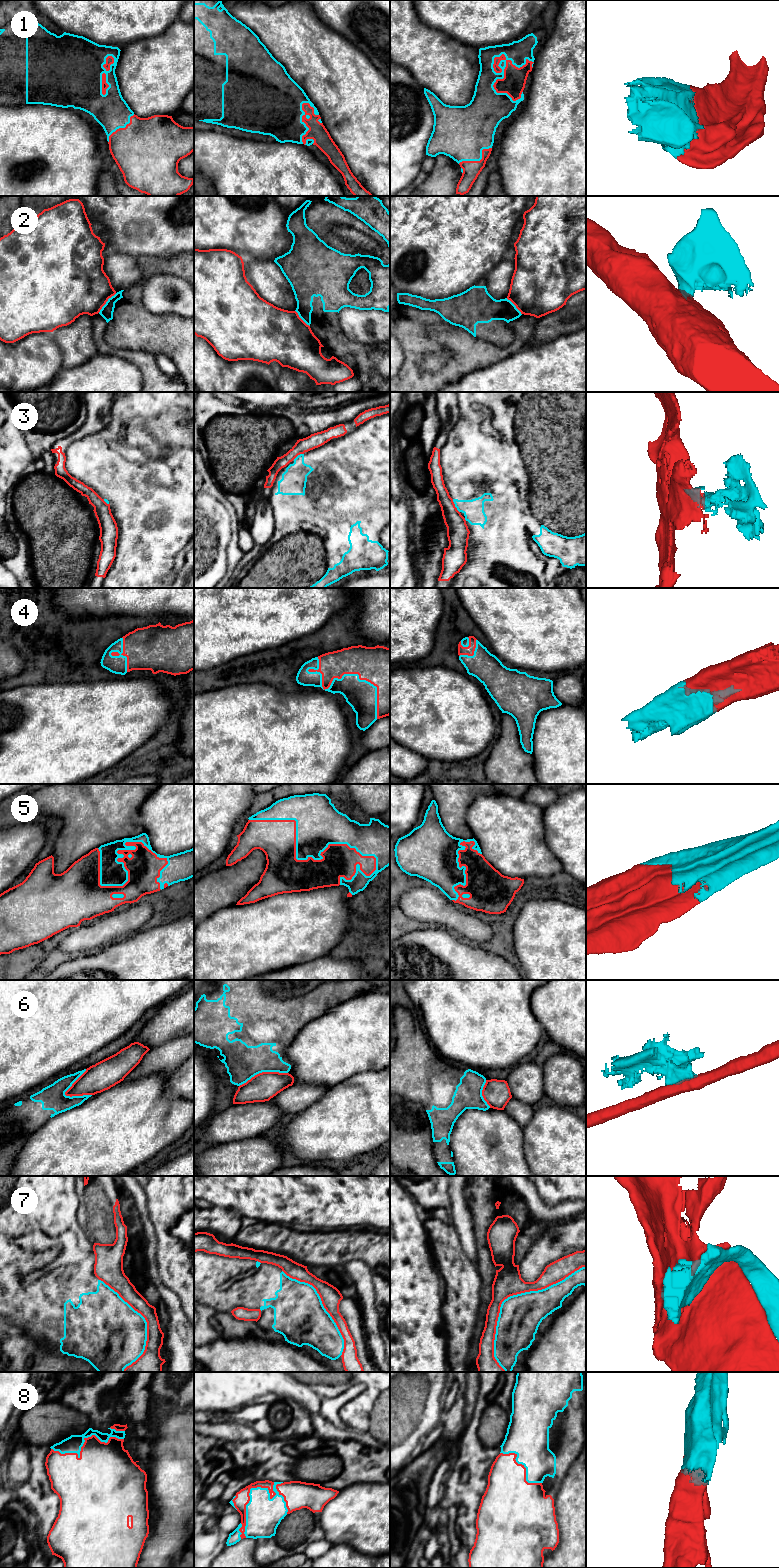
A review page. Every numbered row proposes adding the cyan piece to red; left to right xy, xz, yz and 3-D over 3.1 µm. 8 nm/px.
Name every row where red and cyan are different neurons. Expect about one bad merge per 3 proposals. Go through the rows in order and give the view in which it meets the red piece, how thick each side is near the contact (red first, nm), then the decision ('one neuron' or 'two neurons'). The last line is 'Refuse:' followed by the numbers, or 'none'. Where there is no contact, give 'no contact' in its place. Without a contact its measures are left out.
1: meets red in yz; 190 nm thick on the red side, 300 nm on the other; one neuron
2: meets red in xy; 460 nm thick on the red side, 100 nm on the other; two neurons
3: meets red in yz; 180 nm thick on the red side, 170 nm on the other; two neurons
4: meets red in xz; 320 nm thick on the red side, 240 nm on the other; one neuron
5: meets red in xz; 300 nm thick on the red side, 300 nm on the other; one neuron
6: meets red in xy; 220 nm thick on the red side, 200 nm on the other; two neurons
7: meets red in yz; 220 nm thick on the red side, 340 nm on the other; two neurons
8: meets red in xz; 120 nm thick on the red side, 280 nm on the other; one neuron
Refuse: 2, 3, 6, 7

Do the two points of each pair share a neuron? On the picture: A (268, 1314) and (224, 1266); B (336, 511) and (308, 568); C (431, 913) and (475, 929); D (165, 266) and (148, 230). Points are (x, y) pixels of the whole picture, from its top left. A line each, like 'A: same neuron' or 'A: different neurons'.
A: same neuron
B: same neuron
C: same neuron
D: different neurons

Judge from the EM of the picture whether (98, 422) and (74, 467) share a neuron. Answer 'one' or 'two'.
two

